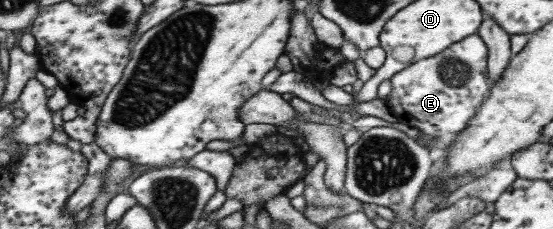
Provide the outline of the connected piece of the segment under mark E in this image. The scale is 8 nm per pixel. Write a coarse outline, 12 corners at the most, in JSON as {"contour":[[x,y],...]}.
{"contour":[[475,32],[389,79],[396,122],[463,130],[490,90]]}

